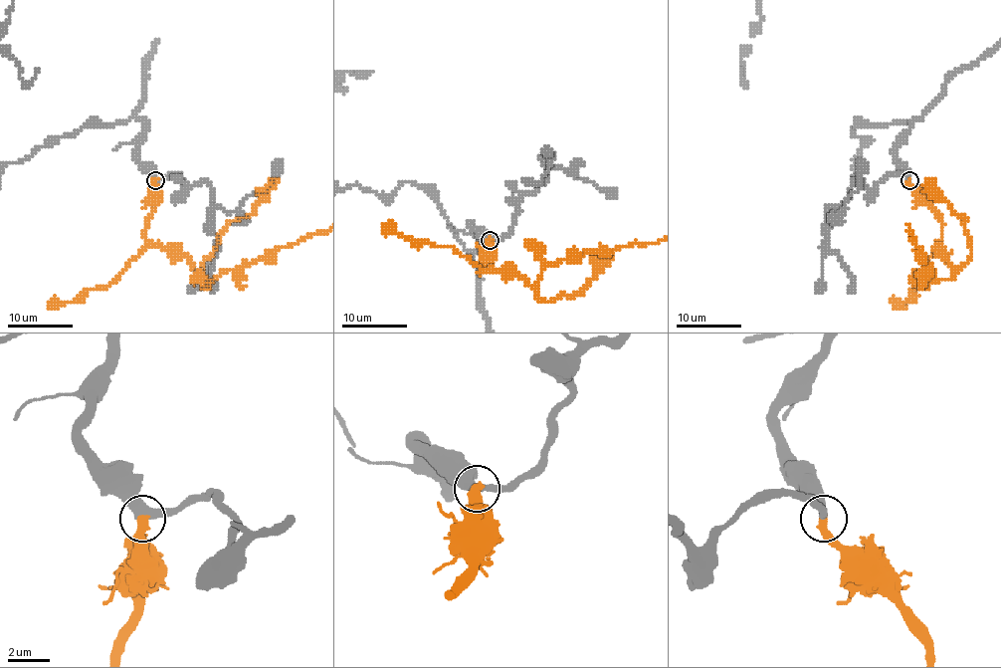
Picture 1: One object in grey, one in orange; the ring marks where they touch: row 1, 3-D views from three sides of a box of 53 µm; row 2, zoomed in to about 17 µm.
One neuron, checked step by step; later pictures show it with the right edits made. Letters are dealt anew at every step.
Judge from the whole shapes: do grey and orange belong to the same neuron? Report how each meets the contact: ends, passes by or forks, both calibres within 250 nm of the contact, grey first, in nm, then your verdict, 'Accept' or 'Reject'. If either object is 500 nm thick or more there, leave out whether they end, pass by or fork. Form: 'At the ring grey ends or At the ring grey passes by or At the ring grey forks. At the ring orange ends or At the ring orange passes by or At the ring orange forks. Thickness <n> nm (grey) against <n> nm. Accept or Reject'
At the ring grey passes by. At the ring orange ends. Thickness 400 nm (grey) against 460 nm. Accept

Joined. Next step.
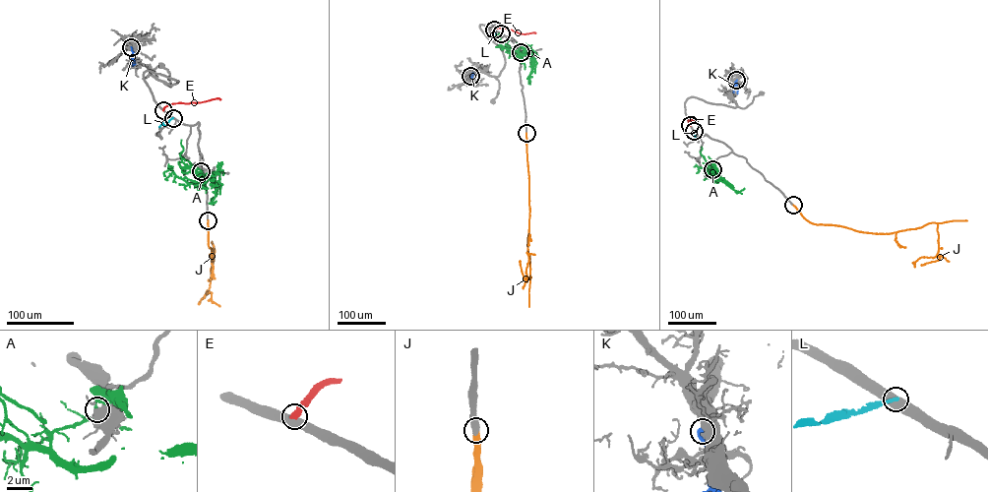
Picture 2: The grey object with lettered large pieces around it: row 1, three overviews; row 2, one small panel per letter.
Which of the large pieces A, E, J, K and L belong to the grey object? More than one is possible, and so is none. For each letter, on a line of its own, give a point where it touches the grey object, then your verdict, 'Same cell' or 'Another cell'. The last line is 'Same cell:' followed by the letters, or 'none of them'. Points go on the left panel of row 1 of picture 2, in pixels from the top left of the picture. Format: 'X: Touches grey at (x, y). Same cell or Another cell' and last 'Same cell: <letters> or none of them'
A: Touches grey at (201, 171). Another cell
E: Touches grey at (163, 110). Another cell
J: Touches grey at (208, 220). Same cell
K: Touches grey at (131, 47). Another cell
L: Touches grey at (173, 118). Another cell
Same cell: J

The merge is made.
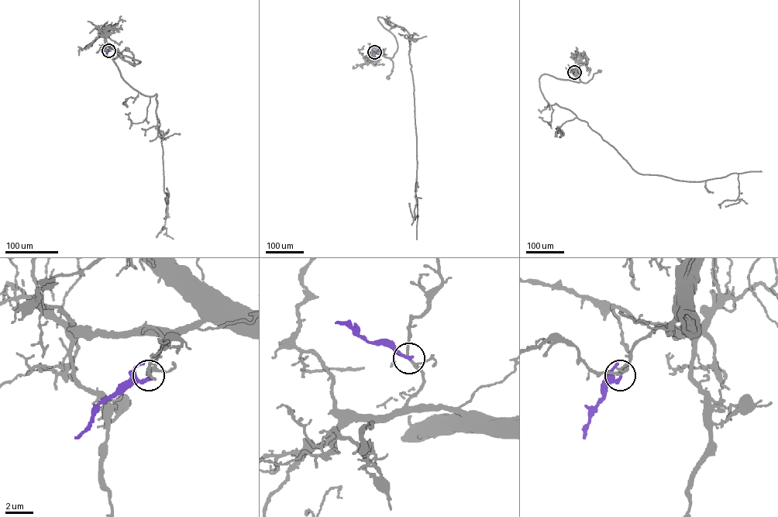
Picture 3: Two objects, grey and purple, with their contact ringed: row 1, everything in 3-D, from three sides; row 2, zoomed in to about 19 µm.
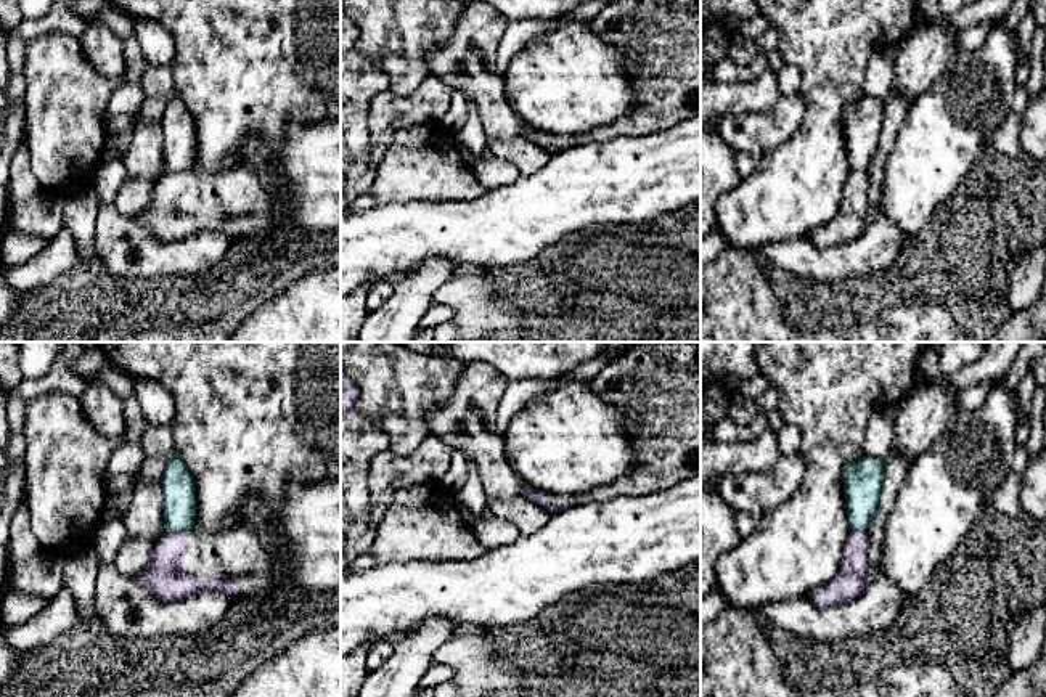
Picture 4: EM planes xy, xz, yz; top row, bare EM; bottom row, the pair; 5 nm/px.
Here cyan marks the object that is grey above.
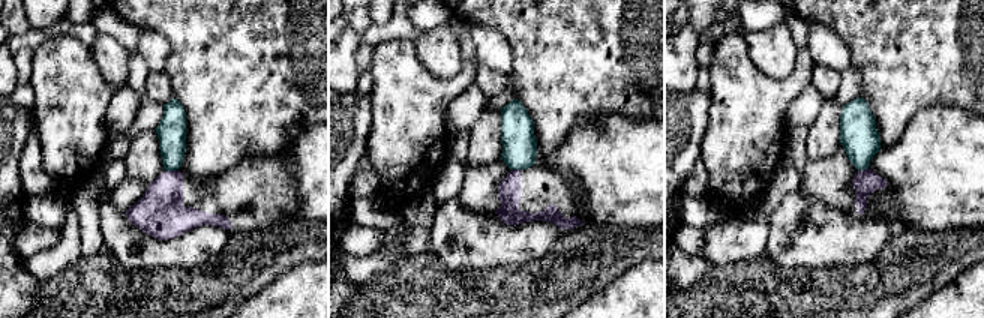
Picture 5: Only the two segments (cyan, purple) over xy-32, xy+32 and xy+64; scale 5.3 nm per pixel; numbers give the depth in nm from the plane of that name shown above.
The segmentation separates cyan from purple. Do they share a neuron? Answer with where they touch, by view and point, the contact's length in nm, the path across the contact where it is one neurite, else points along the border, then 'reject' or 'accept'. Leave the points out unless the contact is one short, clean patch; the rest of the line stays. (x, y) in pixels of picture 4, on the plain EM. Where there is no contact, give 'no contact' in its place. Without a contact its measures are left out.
xy (175, 171) | 80 nm | reject

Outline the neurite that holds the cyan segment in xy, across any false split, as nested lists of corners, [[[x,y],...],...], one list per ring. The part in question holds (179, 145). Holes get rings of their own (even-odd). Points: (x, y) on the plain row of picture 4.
[[[178,95],[167,101],[161,124],[164,169],[169,173],[193,170],[196,159],[194,119]]]

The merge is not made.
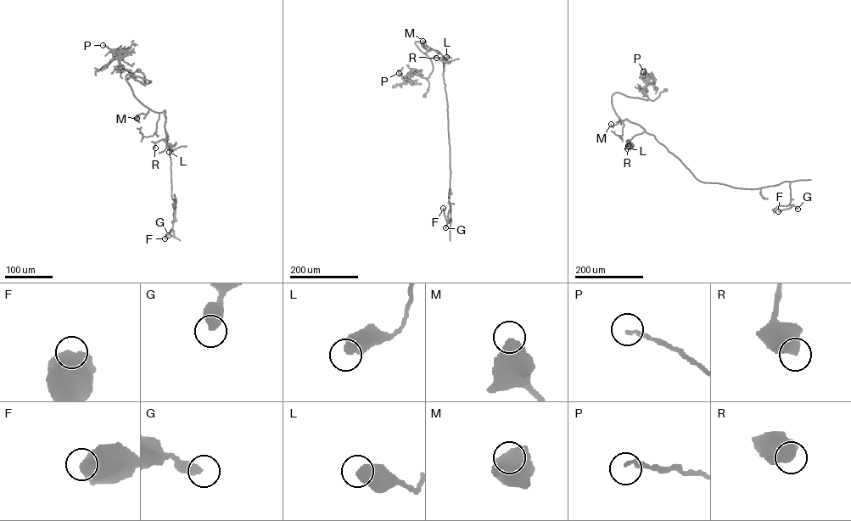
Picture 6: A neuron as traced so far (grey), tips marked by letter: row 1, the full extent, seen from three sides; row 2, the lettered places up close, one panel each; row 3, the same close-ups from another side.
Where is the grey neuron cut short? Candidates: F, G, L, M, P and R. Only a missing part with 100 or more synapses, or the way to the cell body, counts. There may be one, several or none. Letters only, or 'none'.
none

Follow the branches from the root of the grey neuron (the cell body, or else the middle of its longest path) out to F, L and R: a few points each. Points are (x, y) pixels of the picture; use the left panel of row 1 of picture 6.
F: (138, 70), (142, 83), (150, 81), (127, 74), (133, 95), (165, 110), (174, 208), (176, 202), (165, 238)
L: (138, 70), (145, 85), (141, 83), (149, 83), (130, 74), (126, 81), (144, 105), (165, 110), (169, 152)
R: (138, 70), (142, 83), (150, 81), (127, 74), (133, 95), (153, 110), (165, 110), (165, 137), (155, 148)

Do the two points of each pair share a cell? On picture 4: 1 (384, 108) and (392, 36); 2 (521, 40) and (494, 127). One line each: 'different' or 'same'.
1: different
2: different

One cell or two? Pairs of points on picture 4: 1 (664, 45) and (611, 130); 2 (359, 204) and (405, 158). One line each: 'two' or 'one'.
1: one
2: one

